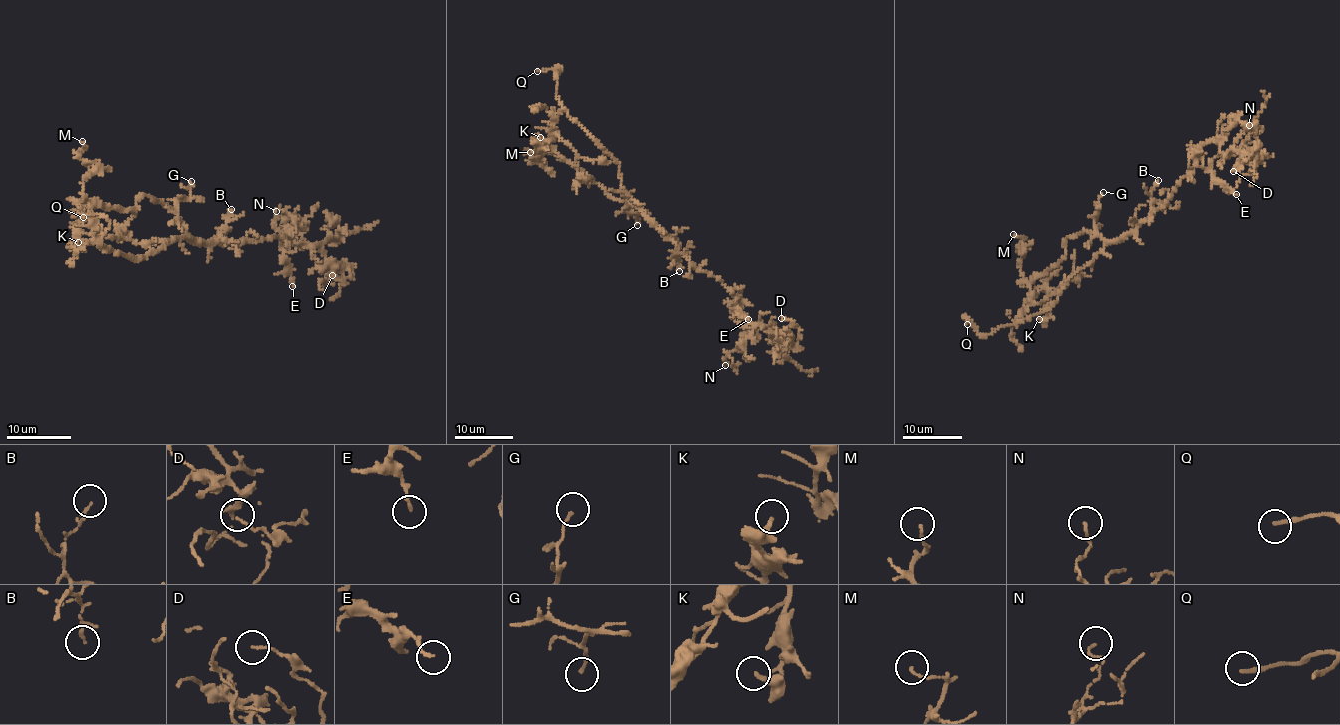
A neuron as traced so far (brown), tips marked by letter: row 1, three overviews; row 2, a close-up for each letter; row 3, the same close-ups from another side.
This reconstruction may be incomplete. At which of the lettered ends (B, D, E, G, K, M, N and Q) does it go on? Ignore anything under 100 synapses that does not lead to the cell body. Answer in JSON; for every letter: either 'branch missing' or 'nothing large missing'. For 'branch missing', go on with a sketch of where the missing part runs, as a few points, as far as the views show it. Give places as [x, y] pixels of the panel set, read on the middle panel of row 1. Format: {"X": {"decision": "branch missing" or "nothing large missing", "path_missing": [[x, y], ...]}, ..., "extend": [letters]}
{"B": {"decision": "nothing large missing"}, "D": {"decision": "nothing large missing"}, "E": {"decision": "nothing large missing"}, "G": {"decision": "nothing large missing"}, "K": {"decision": "nothing large missing"}, "M": {"decision": "nothing large missing"}, "N": {"decision": "nothing large missing"}, "Q": {"decision": "branch missing"}, "extend": ["Q"]}

